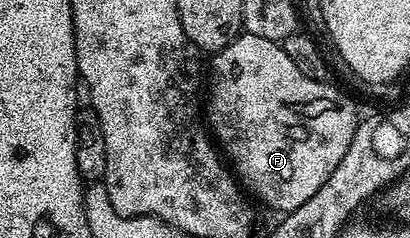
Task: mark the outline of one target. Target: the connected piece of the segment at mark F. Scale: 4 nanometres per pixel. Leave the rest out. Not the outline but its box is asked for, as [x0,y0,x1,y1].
[207,32,359,214]

